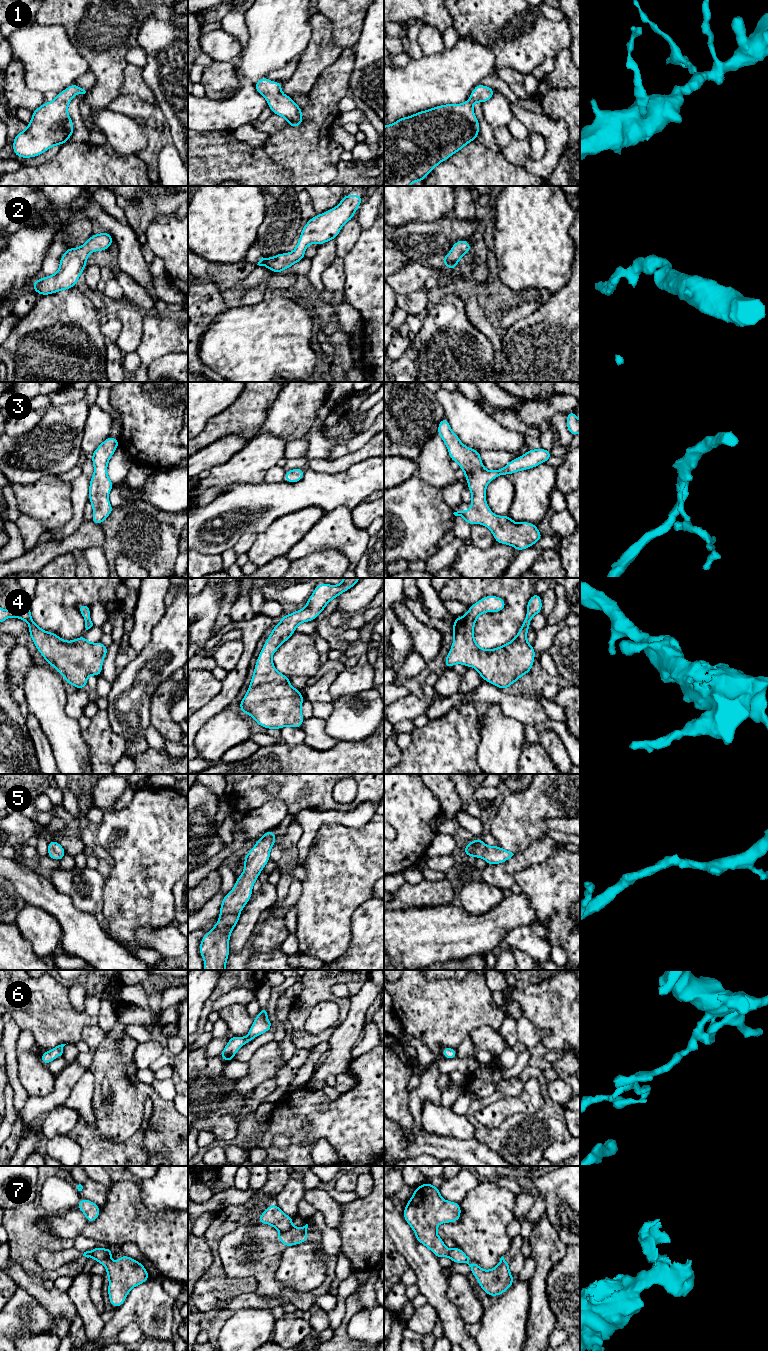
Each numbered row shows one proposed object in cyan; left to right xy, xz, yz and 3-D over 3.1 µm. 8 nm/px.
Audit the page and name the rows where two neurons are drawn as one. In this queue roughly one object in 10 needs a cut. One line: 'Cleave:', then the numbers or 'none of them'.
Cleave: 7

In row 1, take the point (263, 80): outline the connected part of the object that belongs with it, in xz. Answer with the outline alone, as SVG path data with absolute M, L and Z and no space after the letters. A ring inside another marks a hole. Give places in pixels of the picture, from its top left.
M263 77L254 86L266 99L272 113L284 117L289 127L298 127L303 123L302 108L290 96L282 93L282 82L270 81Z

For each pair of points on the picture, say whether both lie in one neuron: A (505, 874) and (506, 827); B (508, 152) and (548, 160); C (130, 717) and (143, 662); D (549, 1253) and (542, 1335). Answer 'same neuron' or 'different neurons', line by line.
A: different neurons
B: different neurons
C: same neuron
D: same neuron

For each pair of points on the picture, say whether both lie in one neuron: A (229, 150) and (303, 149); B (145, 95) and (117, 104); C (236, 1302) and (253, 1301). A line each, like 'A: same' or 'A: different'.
A: different
B: different
C: same

